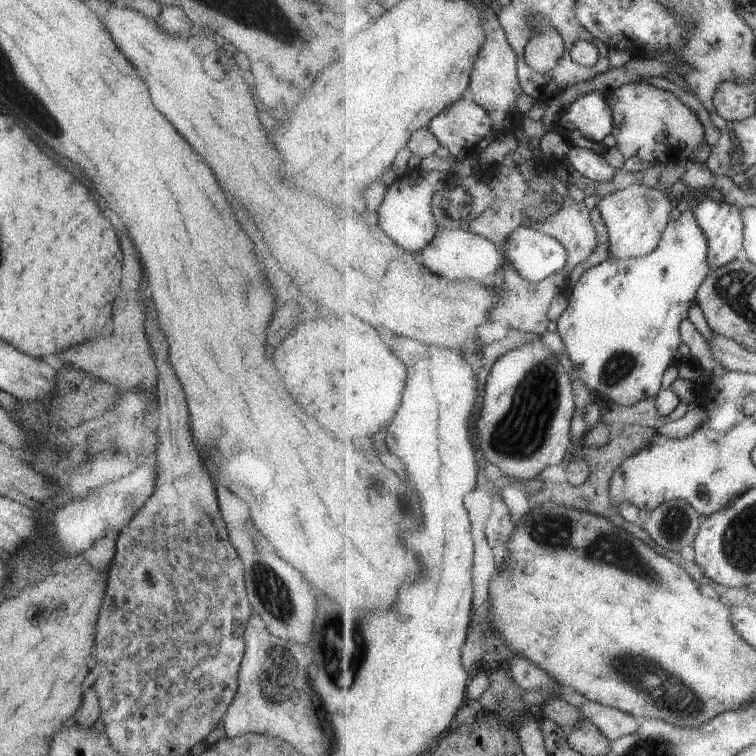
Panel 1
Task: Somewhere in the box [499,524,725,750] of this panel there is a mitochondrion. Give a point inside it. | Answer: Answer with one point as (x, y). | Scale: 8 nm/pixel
(663, 689)

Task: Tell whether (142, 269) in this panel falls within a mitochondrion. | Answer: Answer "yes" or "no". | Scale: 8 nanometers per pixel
no

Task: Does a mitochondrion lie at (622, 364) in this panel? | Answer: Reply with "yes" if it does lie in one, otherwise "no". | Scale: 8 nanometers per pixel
yes

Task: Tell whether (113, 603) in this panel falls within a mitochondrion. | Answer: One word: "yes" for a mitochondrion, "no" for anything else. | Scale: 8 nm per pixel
no

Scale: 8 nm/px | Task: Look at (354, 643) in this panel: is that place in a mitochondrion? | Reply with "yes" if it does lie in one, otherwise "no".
yes

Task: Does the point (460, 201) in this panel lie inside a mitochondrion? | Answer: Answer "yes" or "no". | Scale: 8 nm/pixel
yes

